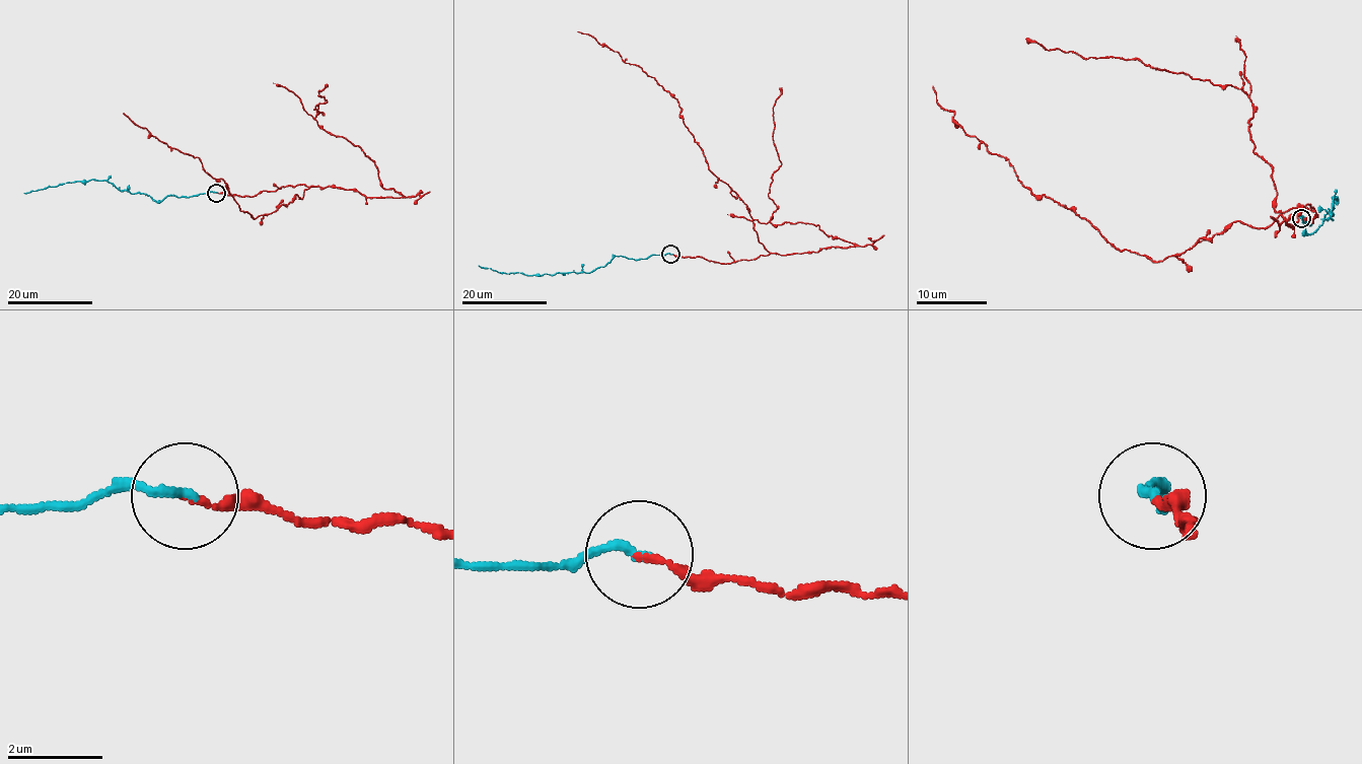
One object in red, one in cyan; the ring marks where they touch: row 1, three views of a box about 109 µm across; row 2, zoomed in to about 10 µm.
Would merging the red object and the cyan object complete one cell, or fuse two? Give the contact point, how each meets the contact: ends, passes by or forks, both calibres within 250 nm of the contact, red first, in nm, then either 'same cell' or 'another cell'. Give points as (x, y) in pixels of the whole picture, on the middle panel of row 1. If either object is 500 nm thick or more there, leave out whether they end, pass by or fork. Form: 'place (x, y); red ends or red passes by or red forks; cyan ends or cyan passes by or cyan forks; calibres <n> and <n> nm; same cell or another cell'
place (670, 254); red ends; cyan ends; calibres 110 and 200 nm; same cell

